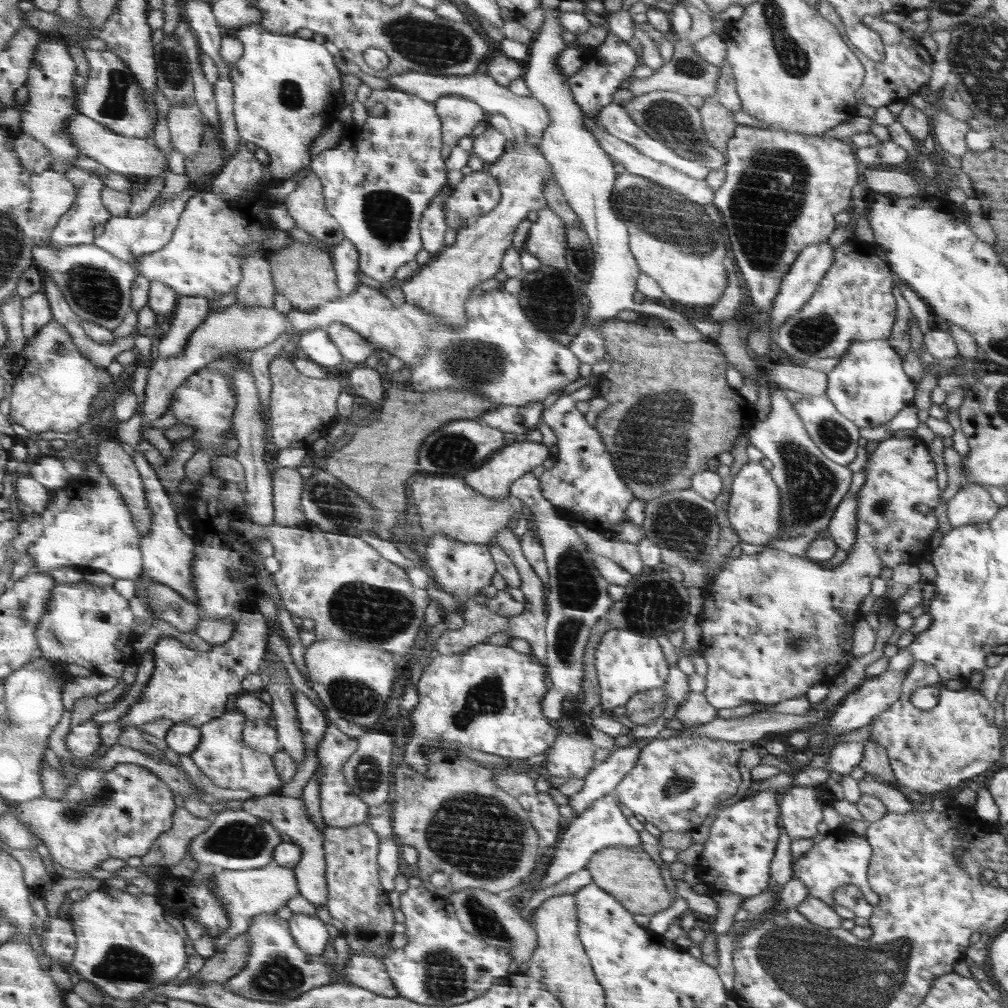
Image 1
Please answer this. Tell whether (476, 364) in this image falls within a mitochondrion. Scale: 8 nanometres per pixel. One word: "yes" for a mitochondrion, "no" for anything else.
yes

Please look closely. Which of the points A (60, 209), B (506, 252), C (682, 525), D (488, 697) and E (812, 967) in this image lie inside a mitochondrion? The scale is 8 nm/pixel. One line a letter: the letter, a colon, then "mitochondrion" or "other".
A: other
B: other
C: mitochondrion
D: mitochondrion
E: mitochondrion

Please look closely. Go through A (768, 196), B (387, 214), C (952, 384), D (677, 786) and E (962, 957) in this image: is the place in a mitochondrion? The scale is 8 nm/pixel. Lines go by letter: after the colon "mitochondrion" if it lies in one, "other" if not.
A: mitochondrion
B: mitochondrion
C: other
D: mitochondrion
E: other

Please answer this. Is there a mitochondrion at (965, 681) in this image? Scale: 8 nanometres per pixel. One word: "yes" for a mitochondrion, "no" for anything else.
no

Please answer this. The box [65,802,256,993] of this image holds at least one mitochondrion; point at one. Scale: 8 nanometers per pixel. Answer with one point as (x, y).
(121, 963)

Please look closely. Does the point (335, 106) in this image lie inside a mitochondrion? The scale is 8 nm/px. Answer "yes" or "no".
no

